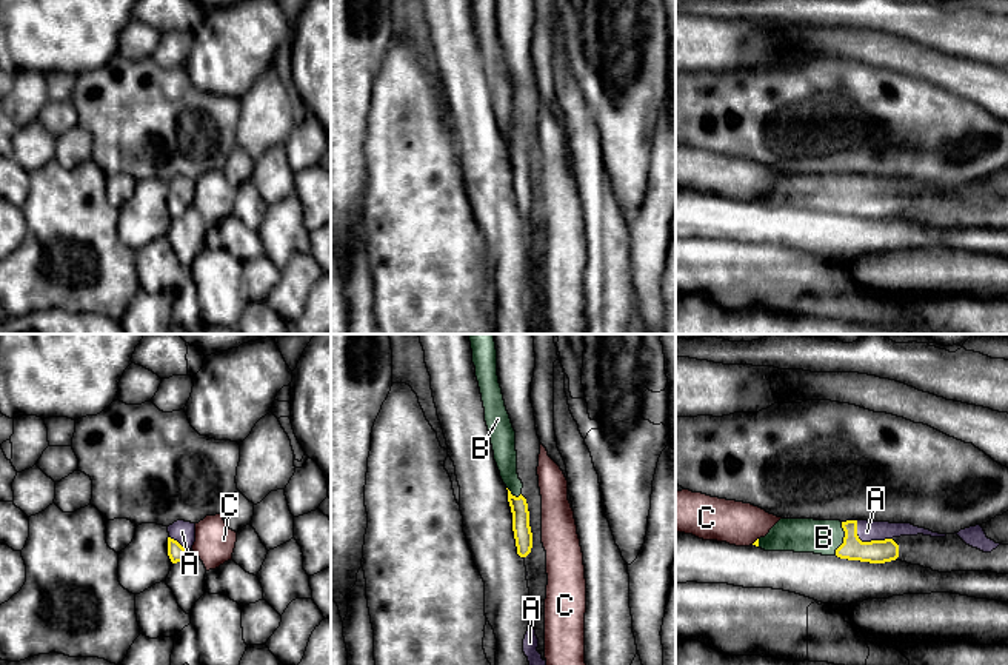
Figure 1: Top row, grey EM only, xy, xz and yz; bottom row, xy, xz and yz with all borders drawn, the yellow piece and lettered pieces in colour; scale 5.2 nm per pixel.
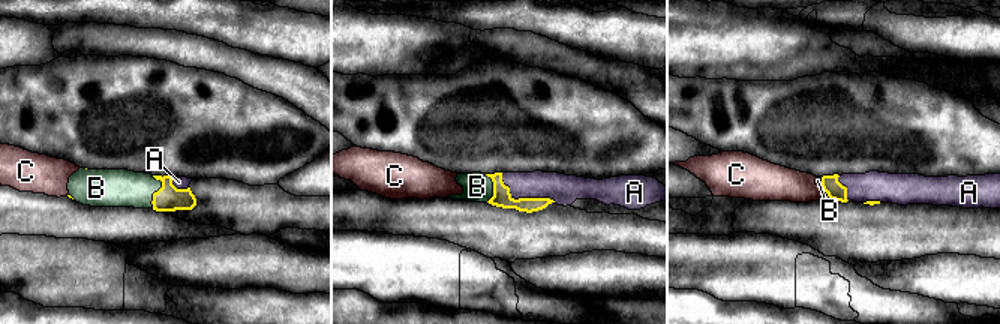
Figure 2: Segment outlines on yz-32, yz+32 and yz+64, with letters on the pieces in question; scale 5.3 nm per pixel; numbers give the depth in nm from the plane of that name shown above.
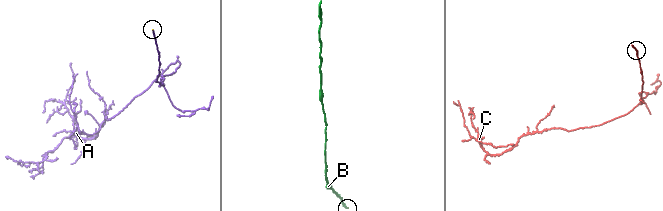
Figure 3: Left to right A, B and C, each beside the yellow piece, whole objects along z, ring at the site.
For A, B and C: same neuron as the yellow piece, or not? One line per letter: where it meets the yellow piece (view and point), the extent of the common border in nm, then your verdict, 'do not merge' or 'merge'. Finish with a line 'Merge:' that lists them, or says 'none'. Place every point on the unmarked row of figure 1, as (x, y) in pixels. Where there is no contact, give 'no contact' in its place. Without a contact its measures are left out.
A: yz (867, 197) | 220 nm | merge
B: yz (844, 194) | 180 nm | merge
C: yz (756, 196) | 50 nm | do not merge
Merge: A, B

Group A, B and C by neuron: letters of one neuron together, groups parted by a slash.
A B / C

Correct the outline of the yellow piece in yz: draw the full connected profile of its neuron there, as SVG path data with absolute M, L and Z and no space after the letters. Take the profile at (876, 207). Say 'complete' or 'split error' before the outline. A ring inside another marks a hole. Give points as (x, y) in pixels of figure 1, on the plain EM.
split error; M780 174L765 192L757 194L753 200L765 206L814 208L885 219L899 212L899 200L893 195L894 192L917 189L946 191L911 179Z

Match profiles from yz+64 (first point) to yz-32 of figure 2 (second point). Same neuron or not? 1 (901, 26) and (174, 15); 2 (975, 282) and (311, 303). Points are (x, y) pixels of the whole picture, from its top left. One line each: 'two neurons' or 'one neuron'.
1: one neuron
2: two neurons

